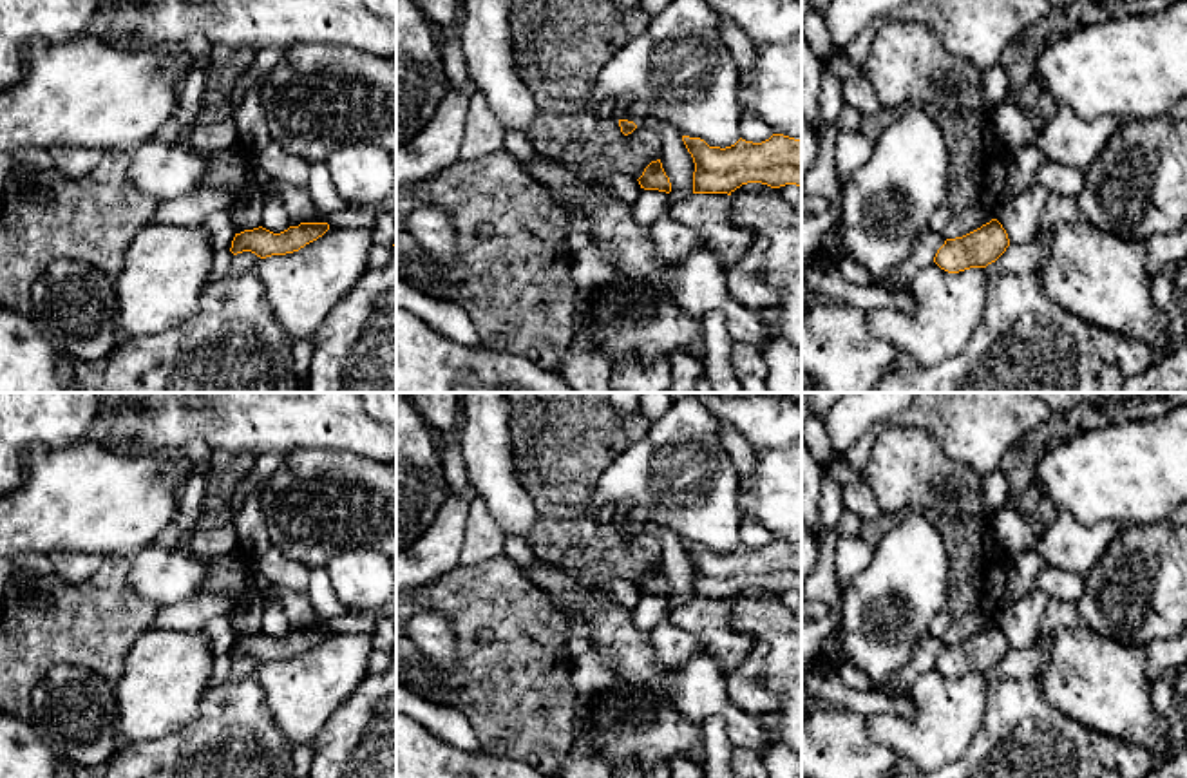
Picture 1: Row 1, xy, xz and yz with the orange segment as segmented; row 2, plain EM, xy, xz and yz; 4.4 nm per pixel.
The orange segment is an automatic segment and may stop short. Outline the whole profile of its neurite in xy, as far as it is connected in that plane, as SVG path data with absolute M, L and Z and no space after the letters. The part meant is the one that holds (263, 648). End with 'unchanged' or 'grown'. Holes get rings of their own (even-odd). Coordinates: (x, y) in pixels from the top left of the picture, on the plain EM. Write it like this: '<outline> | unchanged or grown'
M300 628L280 639L273 639L262 631L235 639L230 657L233 660L252 657L261 664L271 660L286 660L299 657L306 650L317 646L329 635L328 628Z | unchanged

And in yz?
M997 624L955 644L946 644L937 655L934 668L948 677L959 678L970 673L986 673L1010 651L1006 635Z | unchanged

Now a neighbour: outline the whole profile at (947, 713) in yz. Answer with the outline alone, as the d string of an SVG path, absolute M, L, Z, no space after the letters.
M935 668L921 673L912 686L912 716L865 711L869 735L890 747L903 764L912 764L917 771L928 773L946 764L957 762L972 744L983 726L988 704L984 673L970 673L948 678Z

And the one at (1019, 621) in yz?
M1033 586L1017 602L1004 601L995 624L1006 635L1011 650L1026 650L1039 639L1048 599L1049 597L1044 592Z

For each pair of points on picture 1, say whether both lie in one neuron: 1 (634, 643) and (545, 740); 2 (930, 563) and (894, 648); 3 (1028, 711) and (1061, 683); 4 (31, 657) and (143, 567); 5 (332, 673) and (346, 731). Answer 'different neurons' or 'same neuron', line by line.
1: different neurons
2: same neuron
3: different neurons
4: different neurons
5: different neurons

